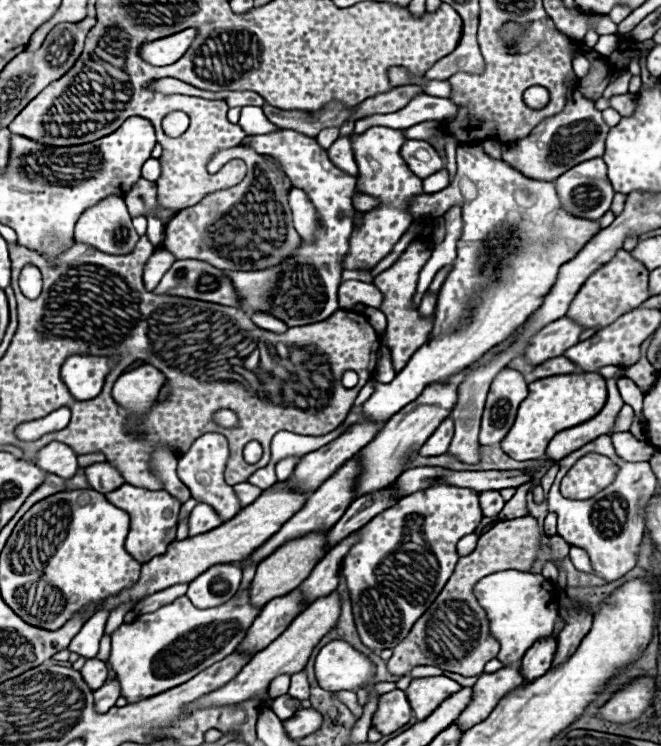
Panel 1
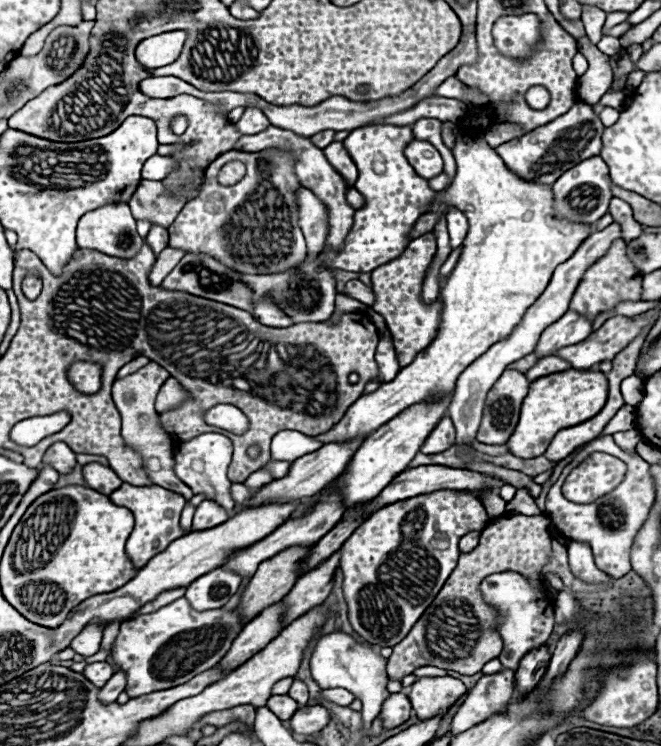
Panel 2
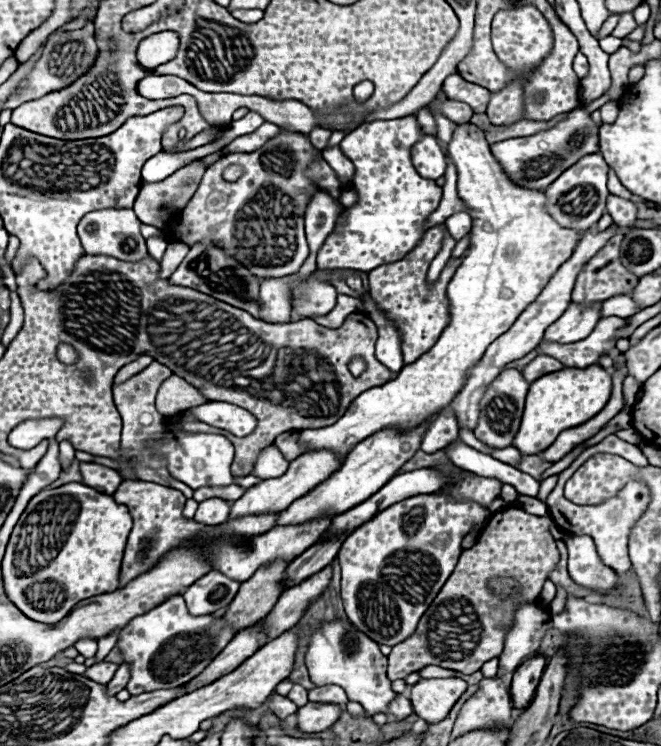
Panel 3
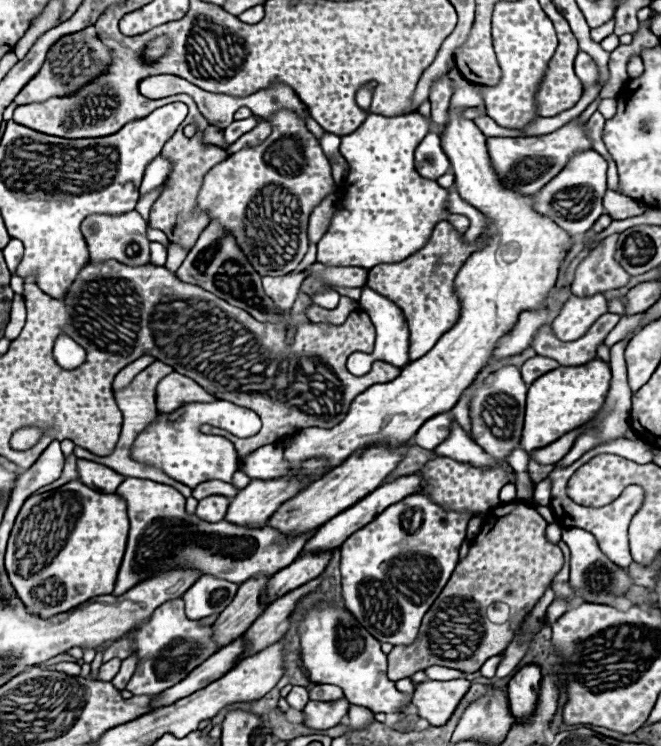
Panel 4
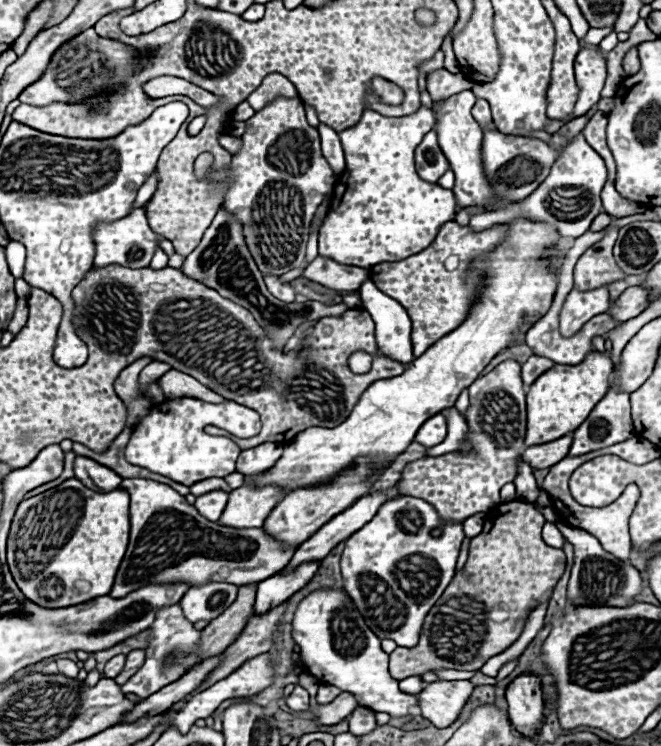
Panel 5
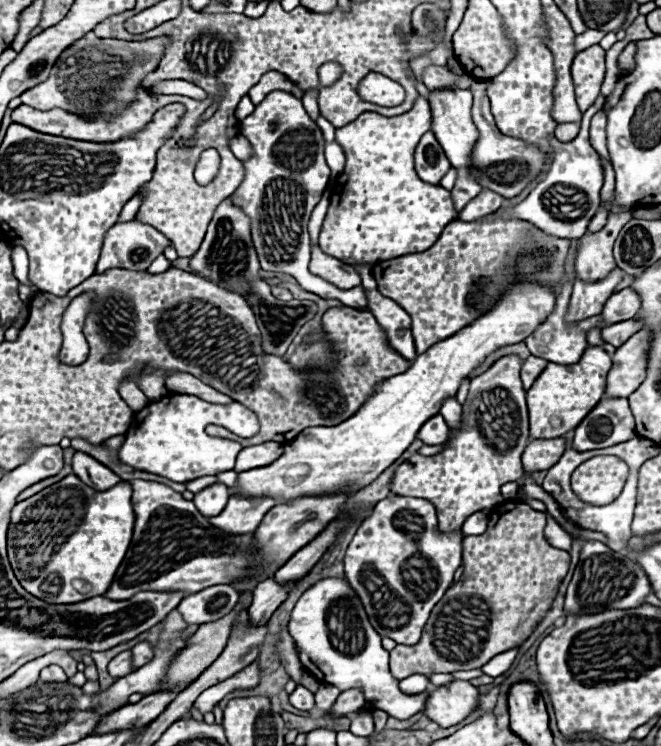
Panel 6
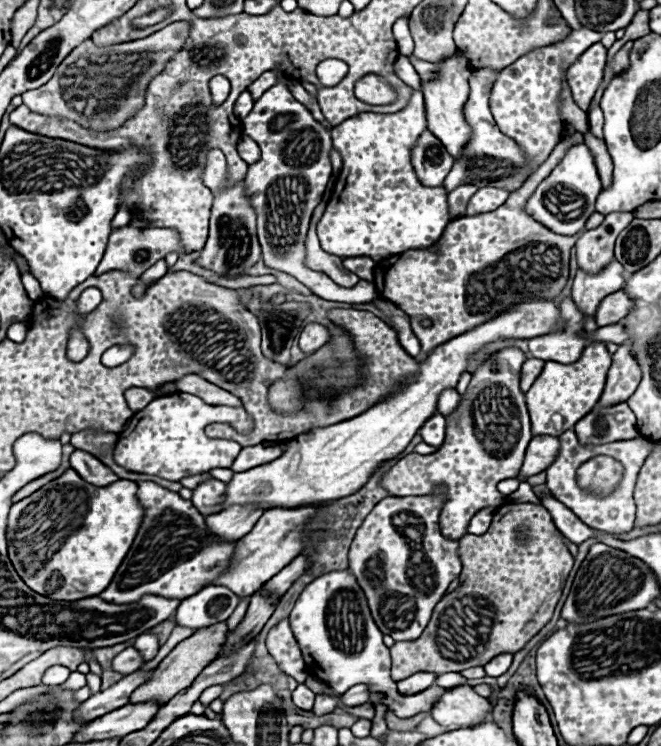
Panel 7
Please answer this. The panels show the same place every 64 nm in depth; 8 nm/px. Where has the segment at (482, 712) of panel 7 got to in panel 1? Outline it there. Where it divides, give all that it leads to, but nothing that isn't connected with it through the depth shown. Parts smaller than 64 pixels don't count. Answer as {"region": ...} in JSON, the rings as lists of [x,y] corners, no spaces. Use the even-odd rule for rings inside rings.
{"region":[[[448,676],[414,678],[406,690],[406,696],[416,718],[424,720],[430,712],[434,712],[434,708],[438,708],[438,704],[442,704],[442,700],[458,692],[458,688],[462,686]]]}

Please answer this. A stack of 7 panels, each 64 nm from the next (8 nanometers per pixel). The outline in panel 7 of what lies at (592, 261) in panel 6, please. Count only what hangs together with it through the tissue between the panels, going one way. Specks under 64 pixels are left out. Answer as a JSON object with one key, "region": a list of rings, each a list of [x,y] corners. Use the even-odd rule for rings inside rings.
{"region":[[[612,212],[598,228],[584,232],[576,242],[578,266],[584,272],[598,272],[614,256],[614,242],[618,234],[634,220],[632,212]]]}

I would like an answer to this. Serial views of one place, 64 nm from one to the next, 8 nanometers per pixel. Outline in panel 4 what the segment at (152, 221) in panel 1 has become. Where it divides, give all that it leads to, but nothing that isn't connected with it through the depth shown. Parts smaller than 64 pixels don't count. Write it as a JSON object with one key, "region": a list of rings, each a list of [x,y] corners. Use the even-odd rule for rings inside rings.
{"region":[[[152,242],[150,244],[150,252],[152,252],[152,258],[150,258],[150,264],[158,264],[158,266],[164,266],[166,264],[166,248],[158,242]]]}

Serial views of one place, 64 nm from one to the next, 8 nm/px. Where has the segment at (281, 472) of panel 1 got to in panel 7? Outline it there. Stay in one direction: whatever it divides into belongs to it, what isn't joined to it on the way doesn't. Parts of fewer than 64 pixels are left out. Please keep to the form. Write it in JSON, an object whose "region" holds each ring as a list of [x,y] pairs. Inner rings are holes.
{"region":[[[264,442],[258,446],[246,446],[242,448],[242,452],[236,456],[232,470],[240,472],[240,470],[250,470],[254,466],[262,466],[268,464],[272,460],[276,460],[278,456],[282,456],[282,450],[276,442]]]}

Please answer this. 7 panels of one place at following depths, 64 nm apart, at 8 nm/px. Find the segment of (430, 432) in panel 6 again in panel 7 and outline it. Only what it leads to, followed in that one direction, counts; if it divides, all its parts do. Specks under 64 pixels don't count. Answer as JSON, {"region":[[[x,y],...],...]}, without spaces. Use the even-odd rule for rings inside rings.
{"region":[[[436,412],[434,416],[430,416],[430,418],[424,422],[424,426],[420,428],[420,434],[422,434],[422,440],[424,440],[426,444],[430,444],[430,446],[434,446],[434,448],[442,446],[444,434],[446,434],[446,420],[444,420],[444,416],[438,414],[438,412]]]}

